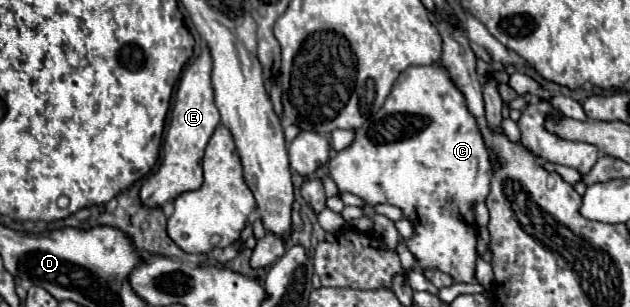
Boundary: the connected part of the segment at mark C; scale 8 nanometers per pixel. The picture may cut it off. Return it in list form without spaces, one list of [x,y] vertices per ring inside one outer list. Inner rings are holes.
[[[411,66],[401,72],[385,104],[355,130],[353,142],[329,160],[329,176],[339,192],[351,192],[371,206],[393,204],[401,208],[415,228],[415,236],[407,240],[407,246],[417,256],[419,266],[423,270],[437,268],[447,272],[457,282],[471,282],[475,278],[477,224],[473,204],[489,194],[491,174],[489,154],[485,152],[477,122],[465,106],[465,96],[457,92],[449,74],[439,66]]]

